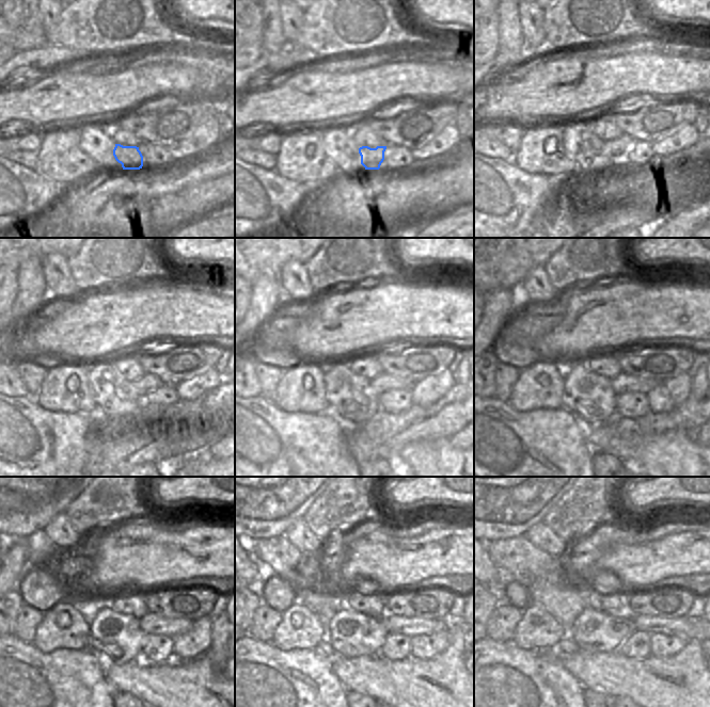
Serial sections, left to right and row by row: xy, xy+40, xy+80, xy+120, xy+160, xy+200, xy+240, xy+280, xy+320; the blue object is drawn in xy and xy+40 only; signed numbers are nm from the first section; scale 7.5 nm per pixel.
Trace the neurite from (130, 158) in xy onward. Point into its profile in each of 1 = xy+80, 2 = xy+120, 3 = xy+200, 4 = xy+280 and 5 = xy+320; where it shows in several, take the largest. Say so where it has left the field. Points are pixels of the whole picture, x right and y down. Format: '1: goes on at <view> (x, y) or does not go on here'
1: goes on at xy+80 (616, 149)
2: goes on at xy+120 (147, 383)
3: goes on at xy+200 (624, 383)
4: goes on at xy+280 (409, 626)
5: goes on at xy+320 (684, 627)

